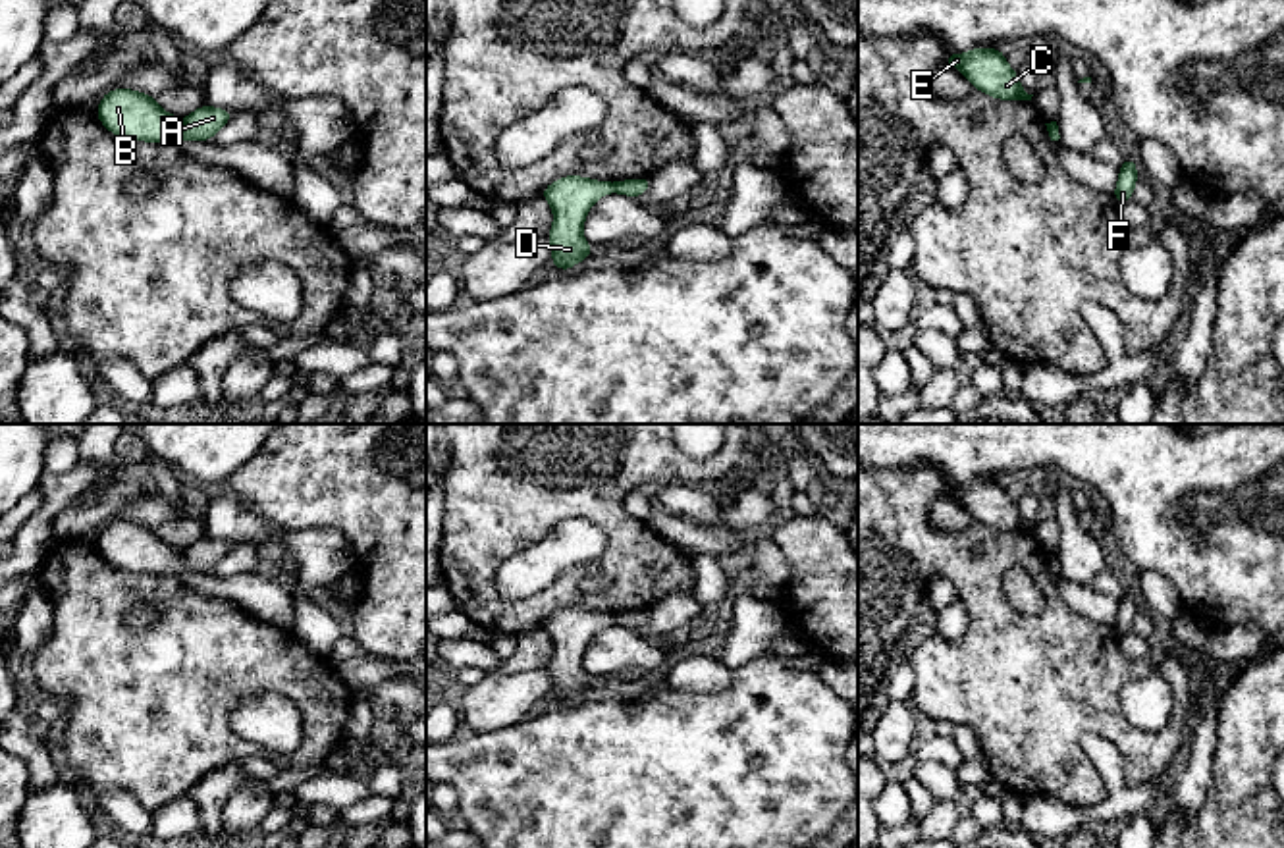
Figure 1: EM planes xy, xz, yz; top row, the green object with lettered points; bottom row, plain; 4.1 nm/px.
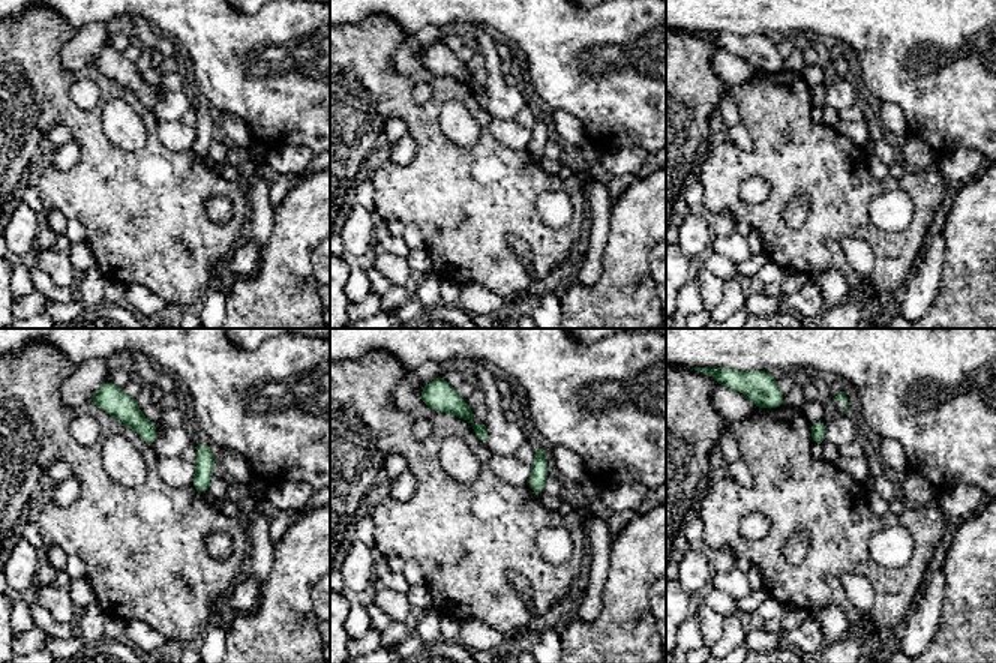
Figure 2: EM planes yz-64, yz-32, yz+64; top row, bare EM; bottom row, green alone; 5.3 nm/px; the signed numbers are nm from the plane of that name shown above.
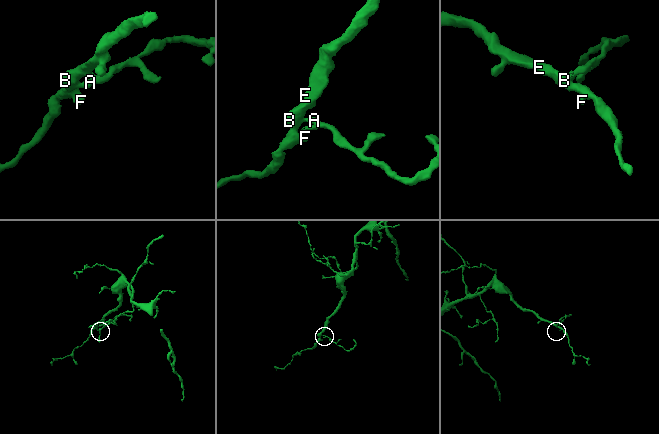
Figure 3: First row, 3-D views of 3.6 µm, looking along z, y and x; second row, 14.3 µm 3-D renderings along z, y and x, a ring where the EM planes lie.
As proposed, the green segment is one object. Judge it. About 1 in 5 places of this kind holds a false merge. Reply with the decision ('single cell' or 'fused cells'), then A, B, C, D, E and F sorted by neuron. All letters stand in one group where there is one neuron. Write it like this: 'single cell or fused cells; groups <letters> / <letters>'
single cell; groups A B C D E F

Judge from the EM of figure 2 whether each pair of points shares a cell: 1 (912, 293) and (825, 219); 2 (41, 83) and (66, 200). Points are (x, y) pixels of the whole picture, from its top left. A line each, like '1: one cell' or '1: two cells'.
1: two cells
2: one cell

